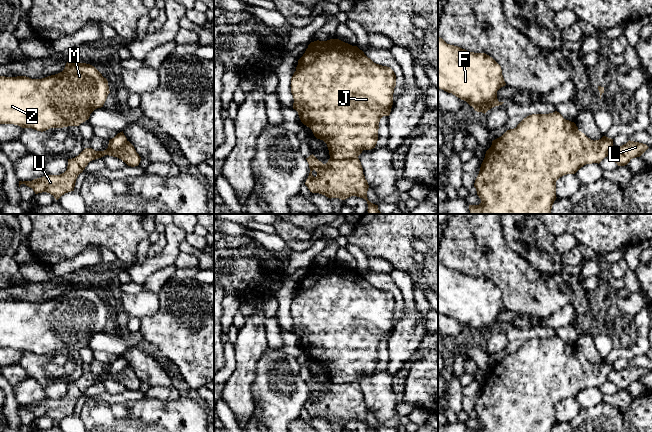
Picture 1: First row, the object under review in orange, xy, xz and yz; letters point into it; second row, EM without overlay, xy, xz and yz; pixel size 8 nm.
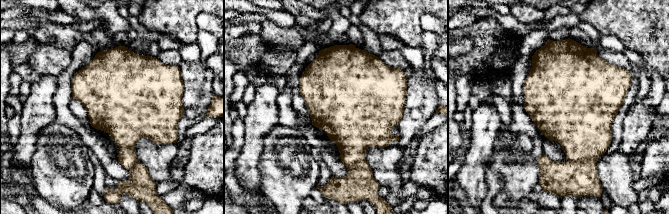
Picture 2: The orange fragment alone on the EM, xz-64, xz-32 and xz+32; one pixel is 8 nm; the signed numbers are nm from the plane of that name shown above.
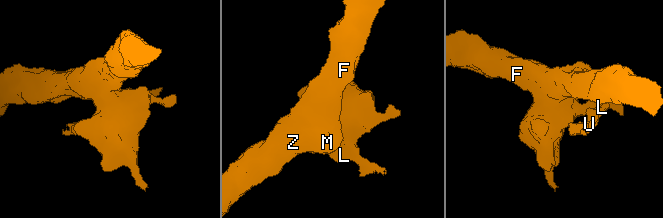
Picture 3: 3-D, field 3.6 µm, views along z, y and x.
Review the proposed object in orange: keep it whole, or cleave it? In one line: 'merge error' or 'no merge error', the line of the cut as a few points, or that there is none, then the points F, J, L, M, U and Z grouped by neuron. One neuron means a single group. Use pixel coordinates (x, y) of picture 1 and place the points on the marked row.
merge error; cut xz (357, 156), (351, 159), (330, 159); groups F J M Z / L U

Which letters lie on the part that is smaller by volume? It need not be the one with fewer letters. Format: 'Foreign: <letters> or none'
Foreign: L, U

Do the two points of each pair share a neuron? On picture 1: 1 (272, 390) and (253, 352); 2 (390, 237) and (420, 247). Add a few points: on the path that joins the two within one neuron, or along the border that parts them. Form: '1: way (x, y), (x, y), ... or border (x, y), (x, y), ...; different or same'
1: border (268, 347), (258, 362), (255, 377), (251, 384); different
2: border (413, 241), (422, 240), (427, 245); different

